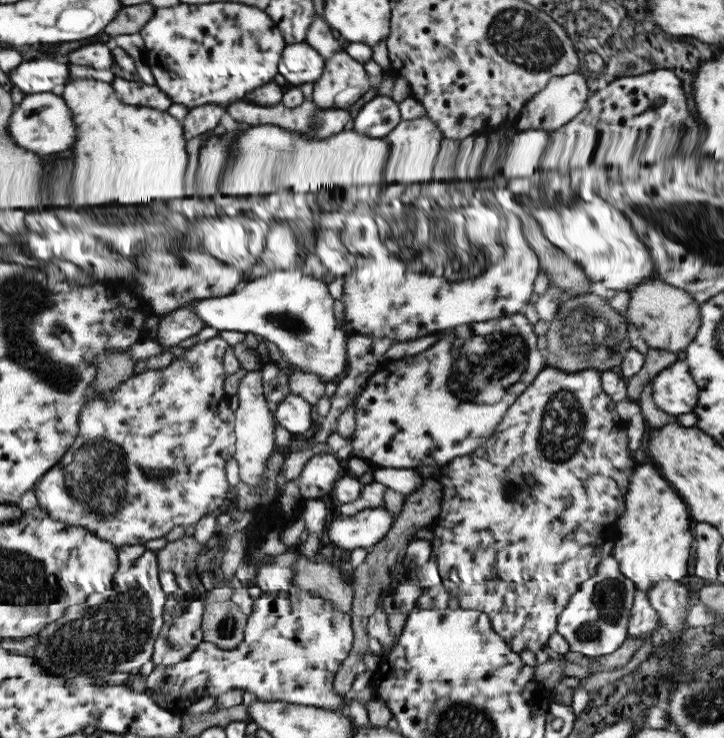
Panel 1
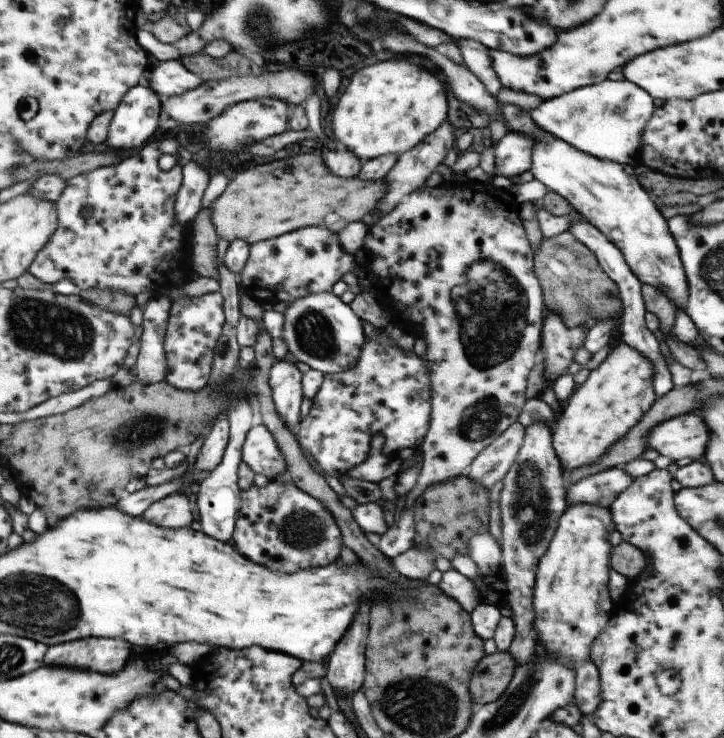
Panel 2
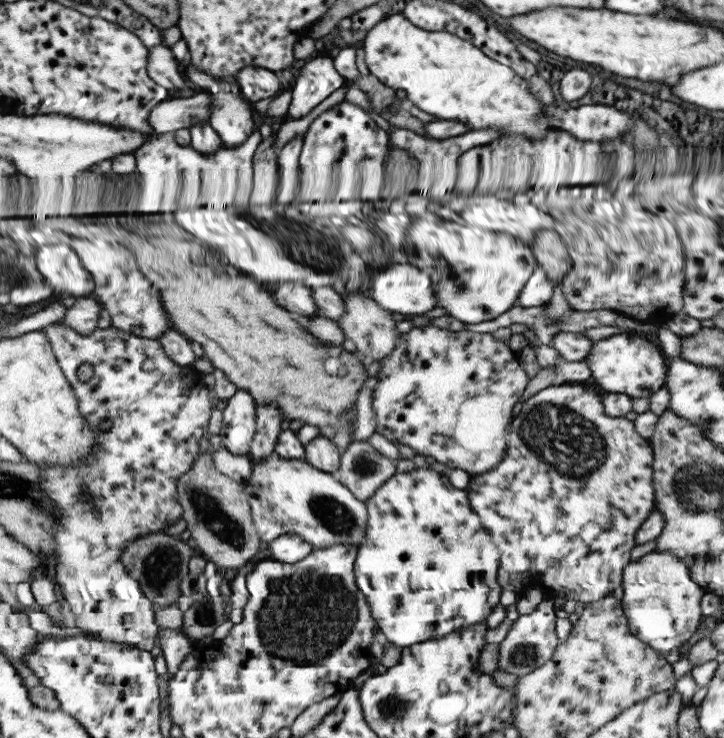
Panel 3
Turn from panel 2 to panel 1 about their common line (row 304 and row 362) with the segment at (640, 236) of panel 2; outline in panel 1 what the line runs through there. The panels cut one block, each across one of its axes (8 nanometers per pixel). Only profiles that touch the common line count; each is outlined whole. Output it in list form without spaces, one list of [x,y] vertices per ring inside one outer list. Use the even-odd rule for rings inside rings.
[[[676,360],[658,372],[652,378],[651,384],[652,401],[671,418],[692,412],[698,401],[698,388],[685,361]]]

